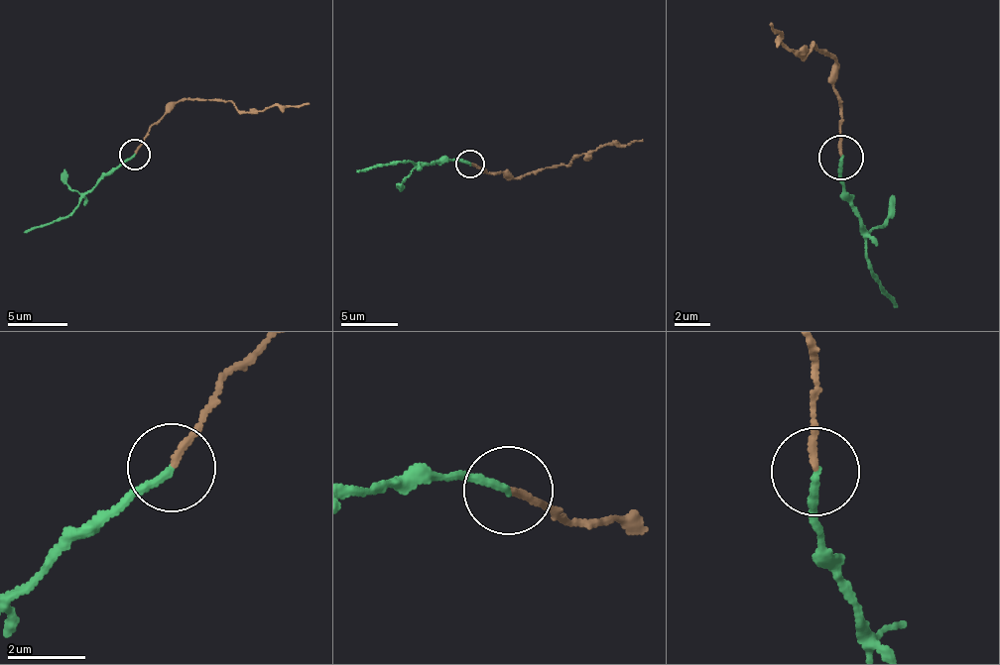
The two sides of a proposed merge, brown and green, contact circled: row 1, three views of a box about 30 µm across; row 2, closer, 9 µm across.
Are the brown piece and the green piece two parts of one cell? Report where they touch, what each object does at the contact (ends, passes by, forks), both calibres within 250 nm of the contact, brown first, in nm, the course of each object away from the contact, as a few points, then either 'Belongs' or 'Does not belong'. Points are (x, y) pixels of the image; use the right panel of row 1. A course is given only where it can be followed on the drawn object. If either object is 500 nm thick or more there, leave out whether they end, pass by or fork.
Place: (841, 157). At the ring brown ends. At the ring green ends. Thickness 170 nm (brown) against 200 nm. Course of brown: (840, 159), (843, 119), (834, 61), (811, 42), (800, 56), (799, 52), (779, 40), (781, 30), (770, 23). Course of green: (840, 159), (843, 197), (875, 275), (898, 306). Belongs

